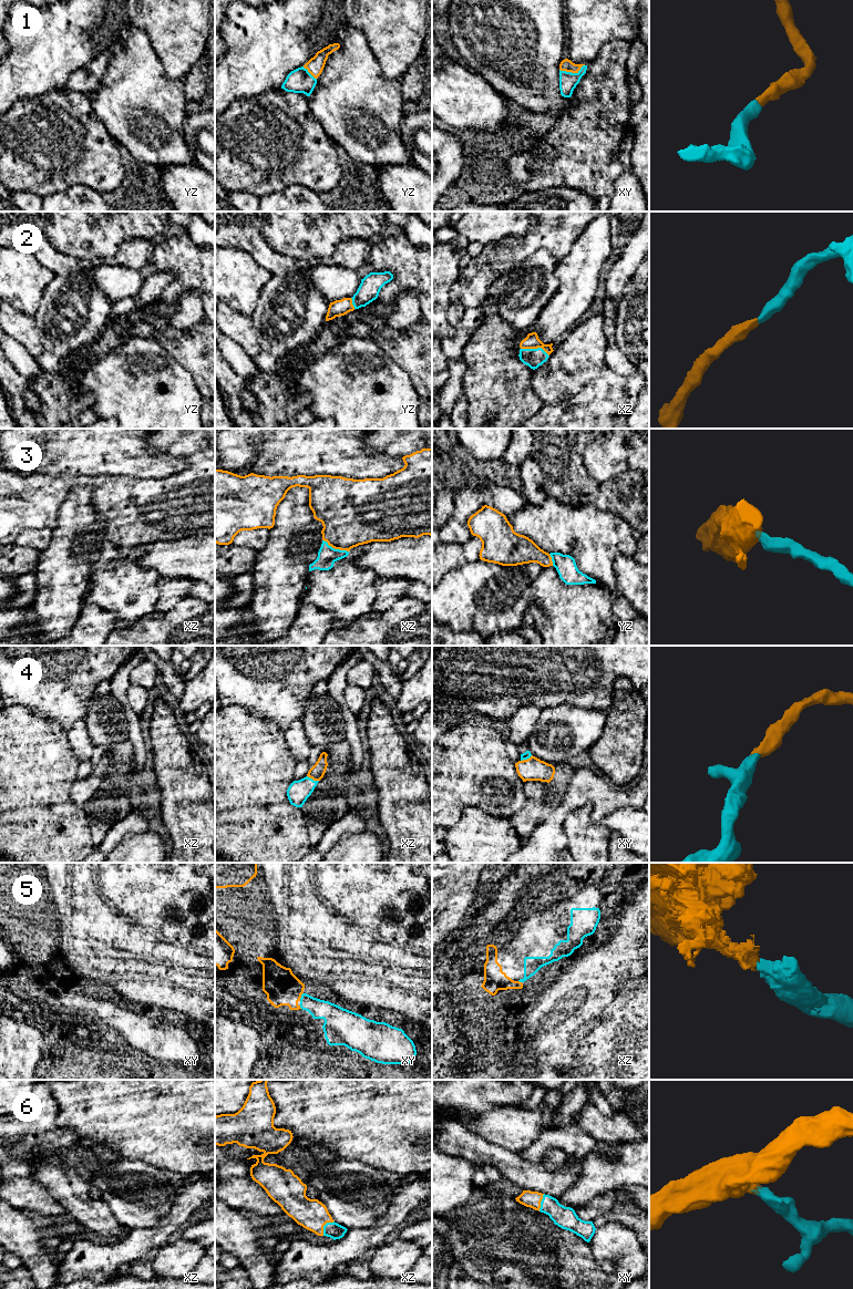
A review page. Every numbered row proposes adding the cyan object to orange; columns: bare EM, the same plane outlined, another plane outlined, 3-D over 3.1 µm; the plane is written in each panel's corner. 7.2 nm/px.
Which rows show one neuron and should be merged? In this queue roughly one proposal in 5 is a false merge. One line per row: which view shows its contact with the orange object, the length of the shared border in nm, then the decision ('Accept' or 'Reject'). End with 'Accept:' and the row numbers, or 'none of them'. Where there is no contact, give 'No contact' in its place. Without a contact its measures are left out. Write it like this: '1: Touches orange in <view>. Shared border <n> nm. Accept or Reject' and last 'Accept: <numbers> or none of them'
1: Touches orange in xy. Shared border 190 nm. Accept
2: Touches orange in xz. Shared border 220 nm. Accept
3: Touches orange in xz. Shared border 220 nm. Accept
4: Touches orange in xz. Shared border 100 nm. Accept
5: Touches orange in xy. Shared border 70 nm. Accept
6: Touches orange in xz. Shared border 140 nm. Accept
Accept: 1, 2, 3, 4, 5, 6

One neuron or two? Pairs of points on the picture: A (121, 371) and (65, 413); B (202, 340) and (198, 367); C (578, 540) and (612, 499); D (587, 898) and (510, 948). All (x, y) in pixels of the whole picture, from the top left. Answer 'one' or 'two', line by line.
A: two
B: one
C: two
D: one

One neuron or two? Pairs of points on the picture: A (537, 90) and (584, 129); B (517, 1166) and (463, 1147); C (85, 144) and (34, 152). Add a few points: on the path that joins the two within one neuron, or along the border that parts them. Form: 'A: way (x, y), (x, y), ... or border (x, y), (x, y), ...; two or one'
A: border (571, 98), (567, 106), (553, 114); two
B: way (504, 1161), (495, 1155), (476, 1150); one
C: way (73, 144), (47, 144); one

